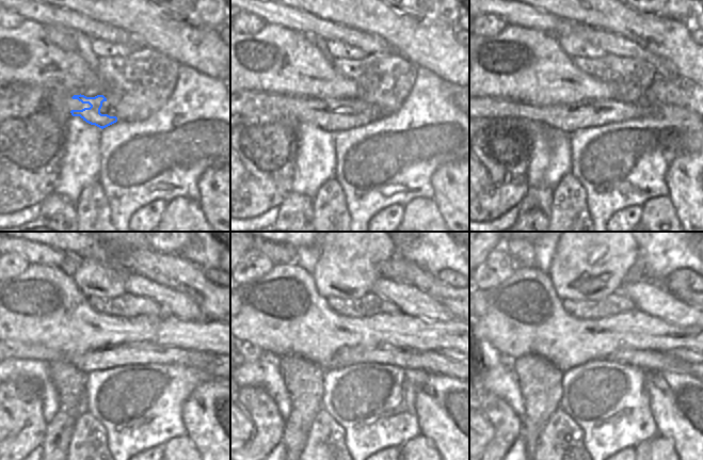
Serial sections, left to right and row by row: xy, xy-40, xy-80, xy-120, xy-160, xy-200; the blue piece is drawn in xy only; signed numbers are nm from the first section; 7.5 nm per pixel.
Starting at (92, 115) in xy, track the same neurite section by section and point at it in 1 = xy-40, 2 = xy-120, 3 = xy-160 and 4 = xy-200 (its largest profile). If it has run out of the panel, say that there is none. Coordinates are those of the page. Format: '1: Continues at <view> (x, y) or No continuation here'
1: Continues at xy-40 (330, 120)
2: Continues at xy-120 (93, 360)
3: Continues at xy-160 (432, 362)
4: Continues at xy-200 (645, 360)

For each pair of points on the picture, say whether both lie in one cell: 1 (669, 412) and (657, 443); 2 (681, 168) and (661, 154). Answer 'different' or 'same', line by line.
1: different
2: different

